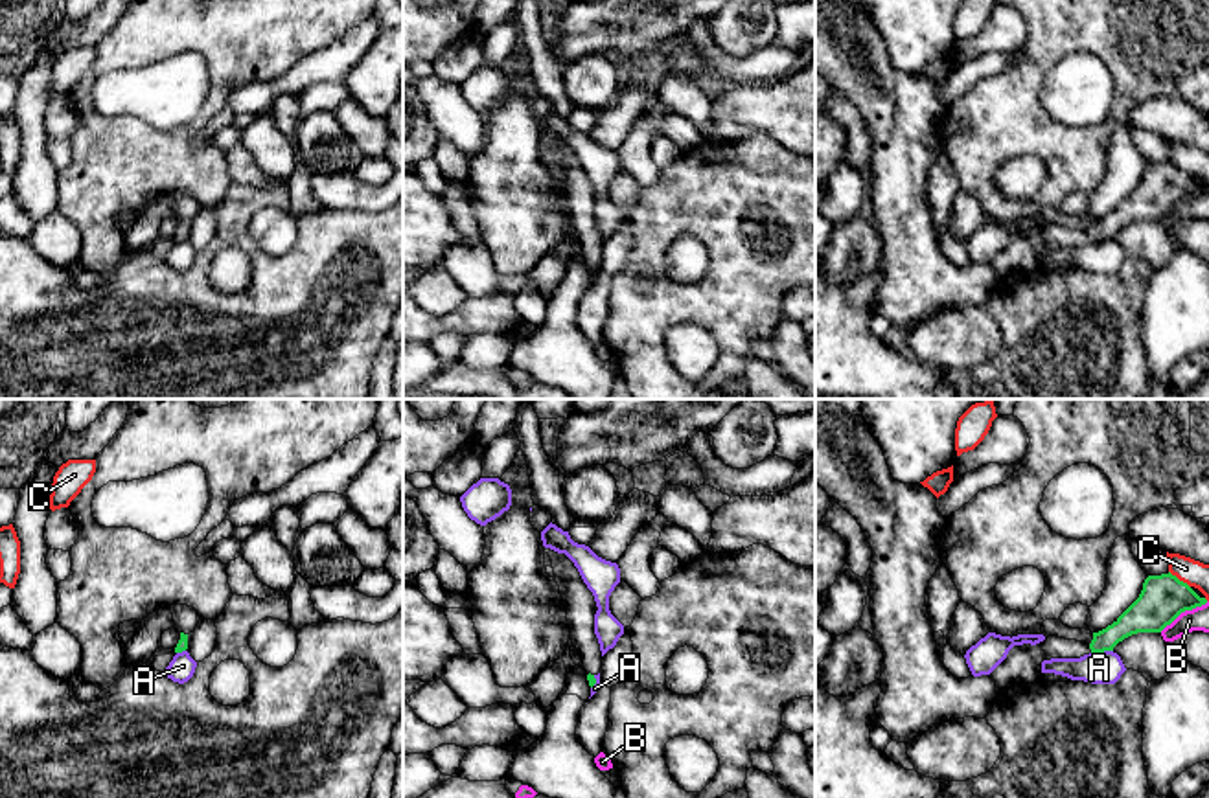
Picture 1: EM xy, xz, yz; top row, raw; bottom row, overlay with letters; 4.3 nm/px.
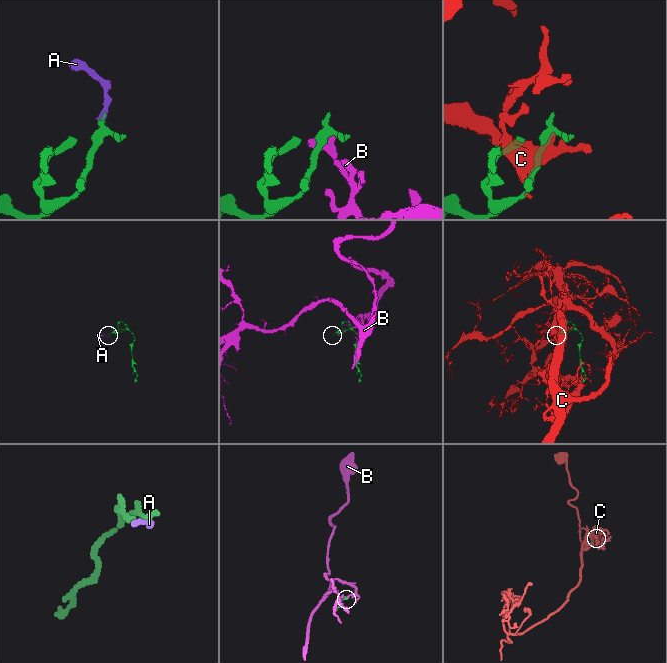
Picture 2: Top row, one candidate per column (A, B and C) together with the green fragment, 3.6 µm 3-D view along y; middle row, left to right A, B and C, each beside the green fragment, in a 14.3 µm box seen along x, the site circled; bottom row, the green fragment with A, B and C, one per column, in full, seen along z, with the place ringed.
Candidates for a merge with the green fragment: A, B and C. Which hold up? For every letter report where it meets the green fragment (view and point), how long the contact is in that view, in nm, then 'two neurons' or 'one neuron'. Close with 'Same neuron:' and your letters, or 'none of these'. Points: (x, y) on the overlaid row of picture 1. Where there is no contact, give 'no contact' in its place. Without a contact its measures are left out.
A: contact yz (1101, 651); length 100 nm; two neurons
B: contact yz (1184, 611); length 260 nm; two neurons
C: contact yz (1178, 580); length 120 nm; two neurons
Same neuron: none of these

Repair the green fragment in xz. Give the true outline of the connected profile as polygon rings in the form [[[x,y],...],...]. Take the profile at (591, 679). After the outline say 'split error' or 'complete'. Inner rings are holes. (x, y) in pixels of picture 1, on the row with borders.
[[[545,548],[545,553],[552,561],[556,583],[563,598],[570,640],[581,656],[583,669],[589,673],[589,686],[593,688],[596,684],[594,677],[602,667],[602,651],[594,634],[594,614],[598,610],[594,596],[565,553],[558,553],[550,548]]]; split error

